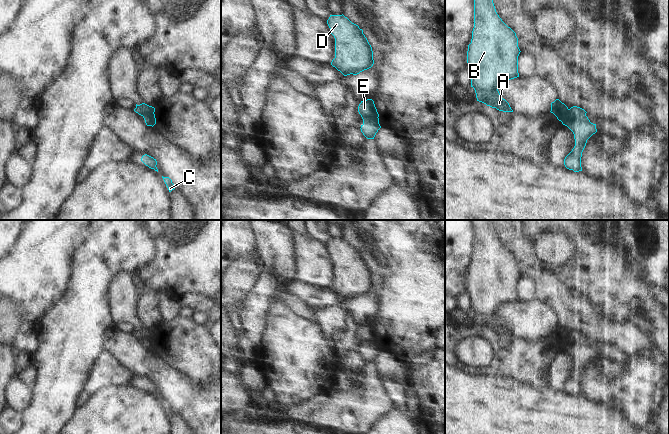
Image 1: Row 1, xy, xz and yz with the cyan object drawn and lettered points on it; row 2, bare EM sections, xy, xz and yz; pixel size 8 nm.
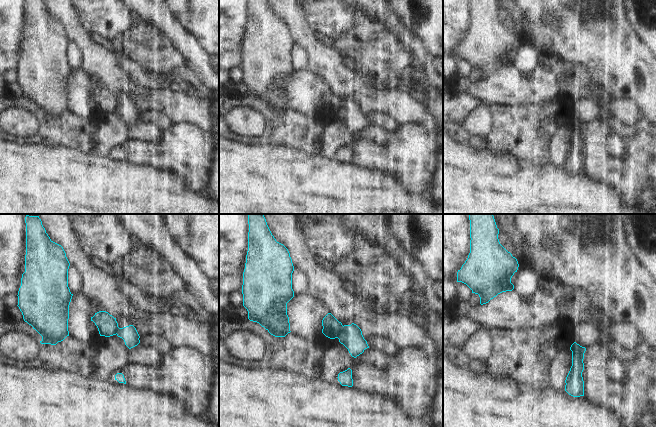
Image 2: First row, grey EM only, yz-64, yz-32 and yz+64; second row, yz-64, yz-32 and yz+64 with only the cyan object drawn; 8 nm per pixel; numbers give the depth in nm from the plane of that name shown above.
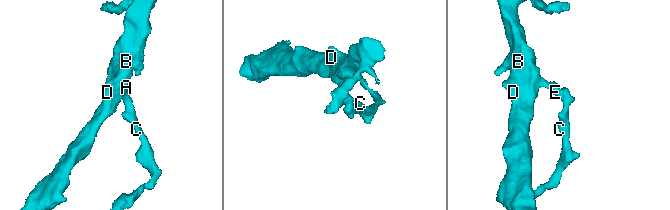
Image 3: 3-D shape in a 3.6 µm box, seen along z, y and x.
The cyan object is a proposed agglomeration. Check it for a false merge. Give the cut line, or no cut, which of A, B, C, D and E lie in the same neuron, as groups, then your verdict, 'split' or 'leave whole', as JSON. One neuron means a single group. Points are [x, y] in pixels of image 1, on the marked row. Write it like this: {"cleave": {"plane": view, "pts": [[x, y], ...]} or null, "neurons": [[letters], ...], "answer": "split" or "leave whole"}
{"cleave": {"plane": "xz", "pts": [[377, 116], [363, 119]]}, "neurons": [["A", "B", "D", "E"], ["C"]], "answer": "split"}

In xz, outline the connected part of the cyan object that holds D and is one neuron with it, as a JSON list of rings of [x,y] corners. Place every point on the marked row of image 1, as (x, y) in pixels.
[[[330,15],[327,24],[335,38],[335,58],[331,65],[344,76],[371,68],[372,47],[358,25],[342,15]]]

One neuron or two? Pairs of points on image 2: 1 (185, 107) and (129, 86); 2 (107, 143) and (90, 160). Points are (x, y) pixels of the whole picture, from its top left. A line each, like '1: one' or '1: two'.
1: one
2: two

